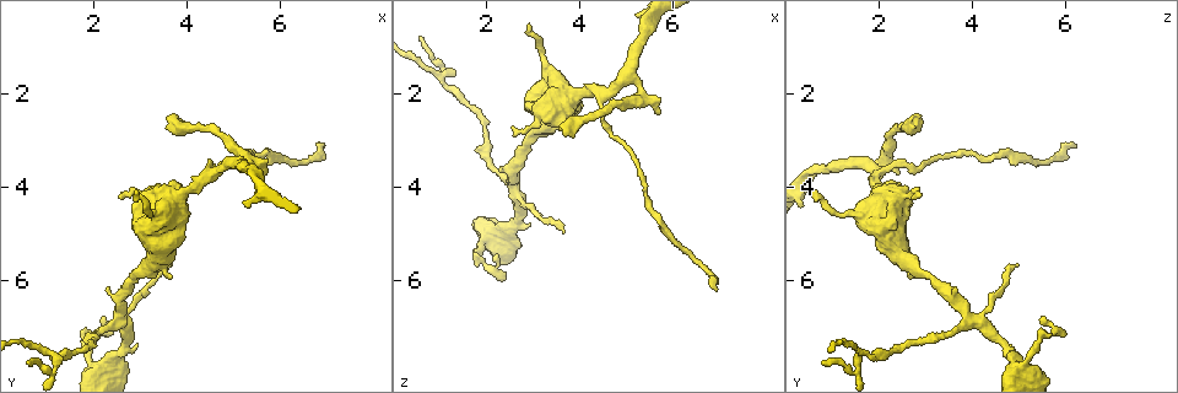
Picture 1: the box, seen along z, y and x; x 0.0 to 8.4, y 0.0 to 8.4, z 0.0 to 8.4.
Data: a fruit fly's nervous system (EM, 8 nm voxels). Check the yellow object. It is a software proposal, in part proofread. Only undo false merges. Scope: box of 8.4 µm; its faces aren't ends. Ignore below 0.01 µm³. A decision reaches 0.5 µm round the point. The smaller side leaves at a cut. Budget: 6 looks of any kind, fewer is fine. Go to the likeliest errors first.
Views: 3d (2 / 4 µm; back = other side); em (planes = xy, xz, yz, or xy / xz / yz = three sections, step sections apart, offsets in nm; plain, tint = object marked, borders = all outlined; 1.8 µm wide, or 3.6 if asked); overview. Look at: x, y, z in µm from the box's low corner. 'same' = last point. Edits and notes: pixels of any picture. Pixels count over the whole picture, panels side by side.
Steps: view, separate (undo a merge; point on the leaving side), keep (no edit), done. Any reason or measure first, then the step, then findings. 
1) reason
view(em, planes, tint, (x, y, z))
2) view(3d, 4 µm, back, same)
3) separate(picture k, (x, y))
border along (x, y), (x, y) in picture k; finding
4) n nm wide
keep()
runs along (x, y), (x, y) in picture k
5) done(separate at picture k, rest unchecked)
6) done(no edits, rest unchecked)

four or more arms meet
view(em, planes, tint, (2.55, 6.65, 3.90))

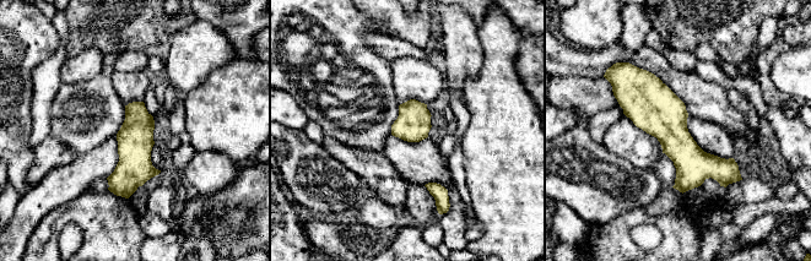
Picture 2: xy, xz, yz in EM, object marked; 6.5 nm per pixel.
keep()
runs along (620, 96), (702, 166), (737, 177) in picture 2; one neuron here

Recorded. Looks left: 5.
abrupt turn
view(3d, 4 µm, (2.15, 7.90, 5.00))

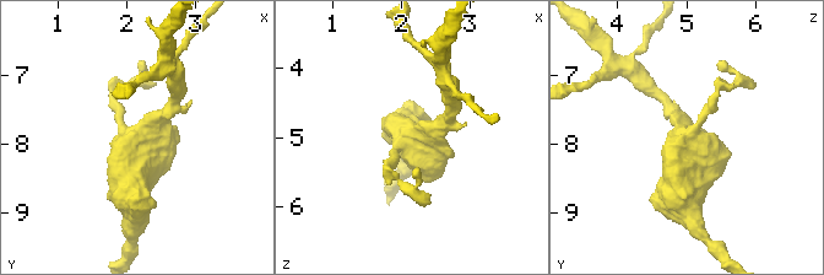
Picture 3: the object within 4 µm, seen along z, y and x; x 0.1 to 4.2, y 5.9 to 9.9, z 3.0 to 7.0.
shape alone is not enough
view(em, planes, tint, (2.15, 7.90, 5.00))

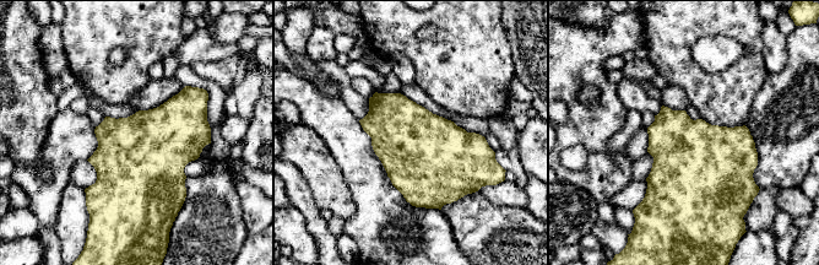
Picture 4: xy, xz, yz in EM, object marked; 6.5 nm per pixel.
550 nm wide
keep()
continuous, no second neuron

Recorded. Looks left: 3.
branch point
view(em, planes, tint, (1.10, 7.60, 1.70))

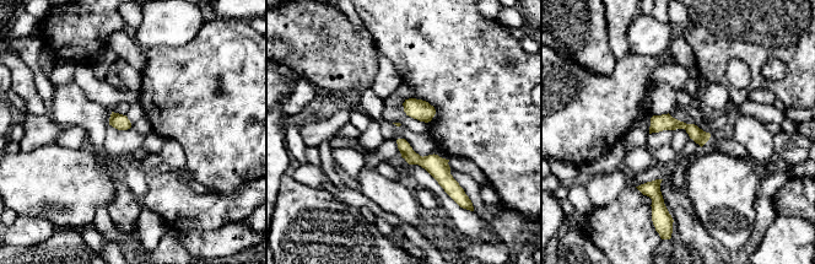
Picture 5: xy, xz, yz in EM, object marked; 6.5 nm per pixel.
keep()
runs along (400, 141), (454, 184) in picture 5; continuous, no second neuron

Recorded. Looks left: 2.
done(no edits, rest unchecked)

